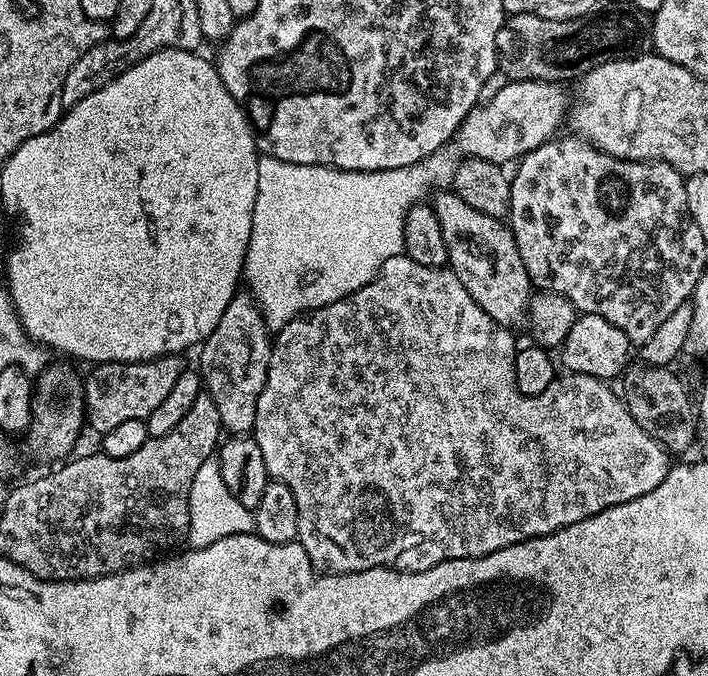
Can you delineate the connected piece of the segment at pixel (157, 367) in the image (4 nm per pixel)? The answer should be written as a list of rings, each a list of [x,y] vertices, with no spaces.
[[[179,355],[159,356],[153,360],[142,362],[113,362],[112,364],[97,364],[96,380],[84,380],[84,406],[86,409],[86,424],[93,428],[96,434],[114,430],[121,422],[147,421],[150,414],[164,401],[166,394],[174,382],[186,371]]]

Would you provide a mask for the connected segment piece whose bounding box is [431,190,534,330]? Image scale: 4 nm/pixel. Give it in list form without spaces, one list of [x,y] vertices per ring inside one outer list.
[[[440,190],[435,193],[436,200],[431,201],[434,214],[438,218],[438,226],[442,226],[442,238],[446,238],[446,250],[448,251],[447,267],[466,286],[470,298],[490,314],[490,318],[500,327],[516,330],[519,324],[525,323],[528,315],[528,302],[534,295],[534,285],[526,266],[522,262],[522,254],[518,254],[518,246],[514,242],[514,234],[511,227],[501,217],[482,214],[482,210],[474,210],[458,194],[451,190]]]

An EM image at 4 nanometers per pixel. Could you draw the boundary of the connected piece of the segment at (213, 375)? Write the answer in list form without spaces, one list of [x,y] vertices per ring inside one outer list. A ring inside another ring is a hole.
[[[237,294],[218,326],[199,345],[200,365],[198,371],[203,391],[218,406],[221,429],[228,434],[248,434],[254,426],[254,410],[258,410],[258,394],[266,386],[266,374],[270,366],[273,337],[260,313],[260,307],[248,294]]]

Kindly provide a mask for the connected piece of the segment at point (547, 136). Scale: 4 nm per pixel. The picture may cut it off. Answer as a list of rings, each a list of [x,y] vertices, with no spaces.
[[[550,80],[504,82],[492,97],[489,95],[462,121],[454,137],[455,147],[461,153],[464,151],[465,157],[482,158],[495,164],[519,161],[520,157],[542,146],[561,131],[560,123],[565,123],[570,111],[570,96],[564,93],[564,88],[563,83]]]

